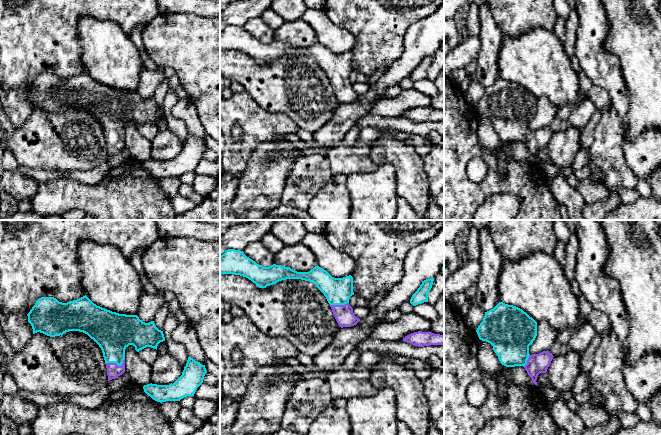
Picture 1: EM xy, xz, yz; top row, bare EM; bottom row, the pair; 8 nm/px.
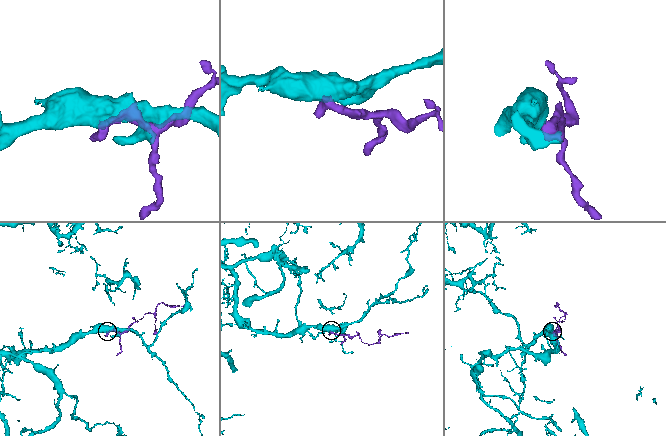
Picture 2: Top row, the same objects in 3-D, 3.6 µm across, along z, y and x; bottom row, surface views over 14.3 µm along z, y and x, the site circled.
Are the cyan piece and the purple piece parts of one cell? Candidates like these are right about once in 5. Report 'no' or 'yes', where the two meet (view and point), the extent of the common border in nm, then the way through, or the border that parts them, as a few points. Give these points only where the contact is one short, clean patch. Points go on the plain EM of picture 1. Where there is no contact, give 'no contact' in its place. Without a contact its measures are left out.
yes | xy (116, 139) | 160 nm | across xy (113, 108), (113, 128), (116, 139), (113, 146)

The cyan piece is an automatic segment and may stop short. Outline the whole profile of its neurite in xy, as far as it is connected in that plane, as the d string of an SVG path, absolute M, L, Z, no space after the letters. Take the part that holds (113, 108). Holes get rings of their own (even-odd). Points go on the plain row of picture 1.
M86 71L67 79L59 78L54 73L41 73L36 77L27 92L28 98L32 102L33 110L40 108L50 113L60 112L69 107L79 107L87 110L102 126L107 144L108 157L115 155L125 148L125 125L129 121L133 121L135 126L139 128L146 123L151 123L157 126L158 120L165 117L163 107L156 103L154 97L145 99L140 96L137 91L126 91L112 88L97 82Z

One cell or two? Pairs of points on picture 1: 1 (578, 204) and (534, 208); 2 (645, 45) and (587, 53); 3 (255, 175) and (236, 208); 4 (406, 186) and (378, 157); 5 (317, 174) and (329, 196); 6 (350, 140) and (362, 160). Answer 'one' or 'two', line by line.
1: two
2: two
3: one
4: one
5: two
6: two

